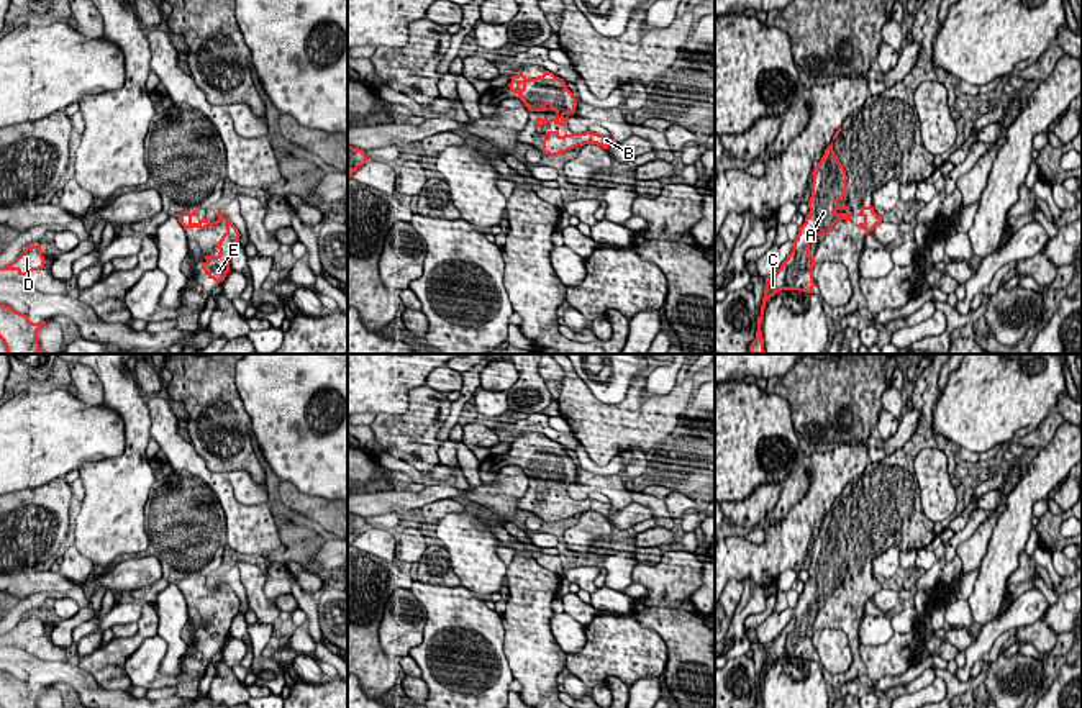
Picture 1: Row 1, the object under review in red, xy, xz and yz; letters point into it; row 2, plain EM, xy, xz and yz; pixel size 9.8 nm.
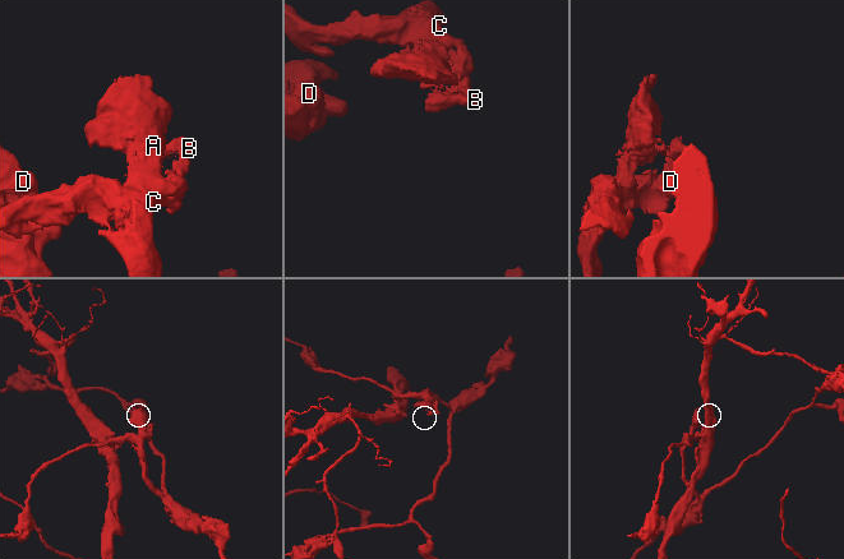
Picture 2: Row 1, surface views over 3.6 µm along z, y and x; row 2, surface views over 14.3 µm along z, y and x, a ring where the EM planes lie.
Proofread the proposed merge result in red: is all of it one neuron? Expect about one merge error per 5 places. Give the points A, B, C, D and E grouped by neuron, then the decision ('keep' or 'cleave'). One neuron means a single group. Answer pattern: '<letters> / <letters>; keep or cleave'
A B C D E; keep

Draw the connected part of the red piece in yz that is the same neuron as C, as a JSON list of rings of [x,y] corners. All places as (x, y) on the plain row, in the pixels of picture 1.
[[[833,510],[825,516],[825,521],[813,538],[812,564],[808,569],[808,583],[798,595],[793,616],[782,629],[780,636],[766,646],[766,657],[757,683],[757,698],[754,708],[762,706],[762,682],[766,669],[780,657],[798,657],[813,660],[813,634],[816,633],[815,623],[810,621],[810,610],[815,603],[830,603],[833,595],[841,588],[851,588],[852,579],[849,574],[841,574],[846,565],[848,542],[833,518]]]

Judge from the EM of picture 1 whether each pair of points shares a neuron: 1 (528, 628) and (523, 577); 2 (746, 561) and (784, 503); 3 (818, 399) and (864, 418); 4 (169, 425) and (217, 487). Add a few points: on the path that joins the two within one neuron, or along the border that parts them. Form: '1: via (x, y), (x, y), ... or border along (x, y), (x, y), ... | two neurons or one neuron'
1: via (518, 615), (518, 590) | one neuron
2: border along (802, 497), (781, 520), (769, 525) | two neurons
3: via (830, 399), (848, 399), (856, 407) | one neuron
4: via (169, 440), (202, 472) | one neuron

